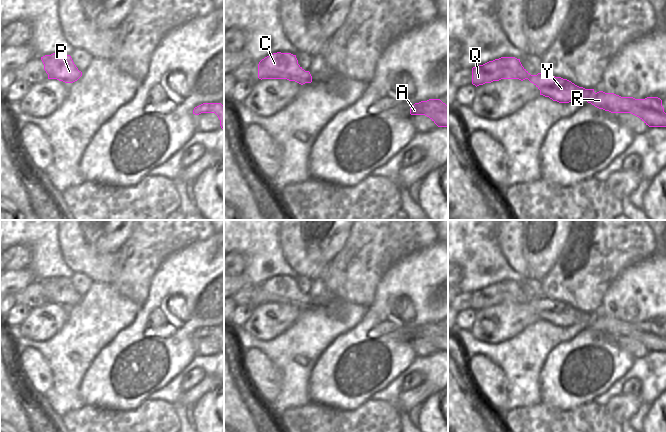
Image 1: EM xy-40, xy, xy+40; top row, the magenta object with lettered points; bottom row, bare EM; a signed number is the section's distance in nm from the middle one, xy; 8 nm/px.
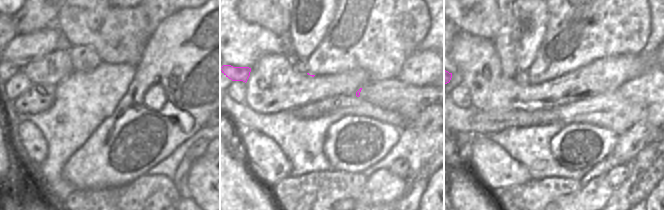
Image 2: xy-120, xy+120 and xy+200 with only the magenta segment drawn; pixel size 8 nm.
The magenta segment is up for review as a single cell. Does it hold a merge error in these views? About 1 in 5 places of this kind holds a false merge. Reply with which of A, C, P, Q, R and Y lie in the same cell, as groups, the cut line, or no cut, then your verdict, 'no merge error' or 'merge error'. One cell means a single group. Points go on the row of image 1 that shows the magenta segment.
groups A C P Q R Y; cut none; no merge error

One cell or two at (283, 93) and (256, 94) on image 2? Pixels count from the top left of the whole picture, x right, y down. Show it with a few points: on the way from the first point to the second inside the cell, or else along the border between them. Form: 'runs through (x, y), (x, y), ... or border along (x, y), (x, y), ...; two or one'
runs through (276, 93), (263, 94); one

